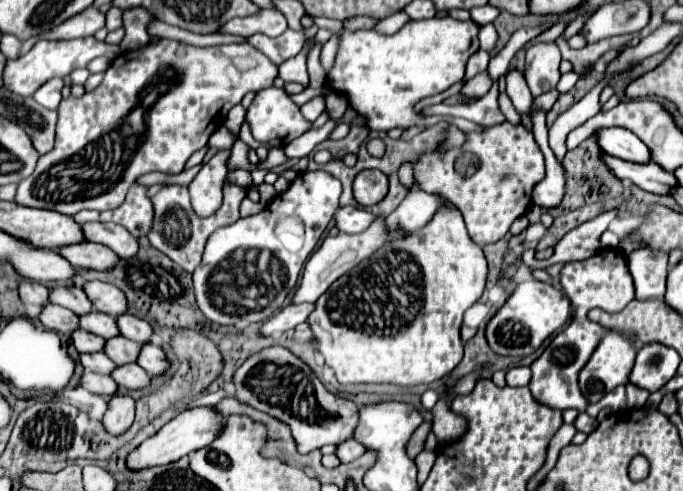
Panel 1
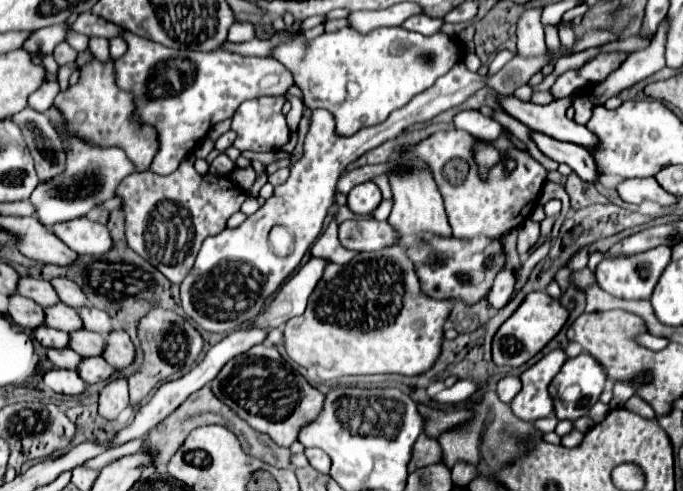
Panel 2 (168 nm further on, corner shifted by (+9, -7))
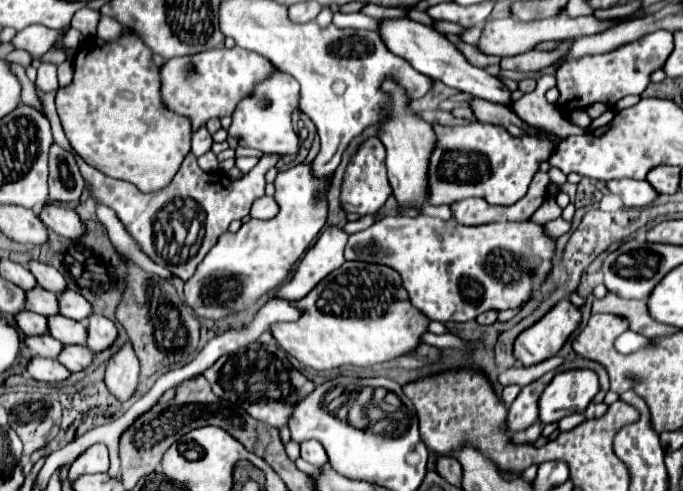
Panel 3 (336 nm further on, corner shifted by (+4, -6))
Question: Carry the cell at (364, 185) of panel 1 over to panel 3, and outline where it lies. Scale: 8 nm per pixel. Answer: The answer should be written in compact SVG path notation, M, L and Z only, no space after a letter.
M369 137L363 141L357 149L357 153L349 159L349 165L343 175L341 183L341 209L345 213L359 213L359 215L371 215L379 211L385 201L391 195L391 185L387 179L387 169L385 166L386 151L377 137Z

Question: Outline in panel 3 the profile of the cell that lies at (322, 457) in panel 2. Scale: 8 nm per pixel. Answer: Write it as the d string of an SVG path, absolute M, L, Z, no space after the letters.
M315 439L303 441L299 447L301 447L301 457L305 461L309 461L311 465L321 467L327 461L327 453L325 453L325 449L323 449L323 445L319 441L315 441Z

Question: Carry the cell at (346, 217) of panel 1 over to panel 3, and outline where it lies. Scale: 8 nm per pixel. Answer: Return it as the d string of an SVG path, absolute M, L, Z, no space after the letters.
M419 215L415 219L411 217L385 217L377 223L373 223L369 229L359 231L355 235L349 235L347 247L345 247L345 259L347 261L365 261L365 263L377 263L377 265L385 265L391 267L399 273L403 289L409 295L409 301L415 309L419 309L427 319L431 321L455 321L455 323L465 323L471 321L475 317L479 317L485 311L507 311L507 309L519 309L523 307L527 301L531 301L535 297L535 293L541 289L541 285L547 281L547 275L551 273L551 261L553 261L553 253L555 253L555 239L549 237L545 233L543 225L537 225L533 221L521 221L521 223L487 223L487 225L477 225L477 227L467 227L467 225L459 225L455 219L449 221L441 221L437 217L427 217L427 215Z

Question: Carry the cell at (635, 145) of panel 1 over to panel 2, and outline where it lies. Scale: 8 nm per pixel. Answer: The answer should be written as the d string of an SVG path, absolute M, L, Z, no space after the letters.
M502 96L500 102L512 118L520 120L534 132L542 132L554 140L572 142L588 150L594 150L600 146L600 140L594 132L590 132L586 126L576 124L574 120L566 116L566 108L572 104L570 98L554 100L546 106L522 102L516 96L510 96L510 98Z

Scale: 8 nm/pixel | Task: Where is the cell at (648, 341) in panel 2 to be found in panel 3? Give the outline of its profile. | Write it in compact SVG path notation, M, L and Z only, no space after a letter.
M625 331L623 335L619 335L619 337L615 339L615 349L621 351L621 353L633 353L633 351L637 351L639 347L645 347L647 343L649 343L647 337L637 335L637 333L633 333L633 331Z

